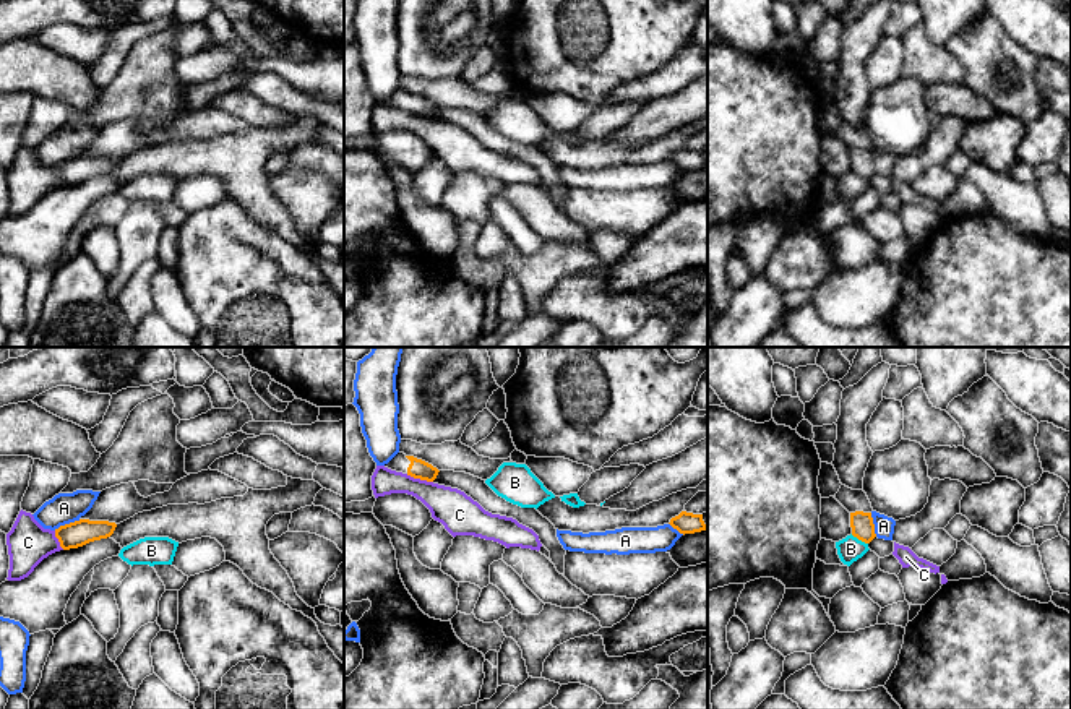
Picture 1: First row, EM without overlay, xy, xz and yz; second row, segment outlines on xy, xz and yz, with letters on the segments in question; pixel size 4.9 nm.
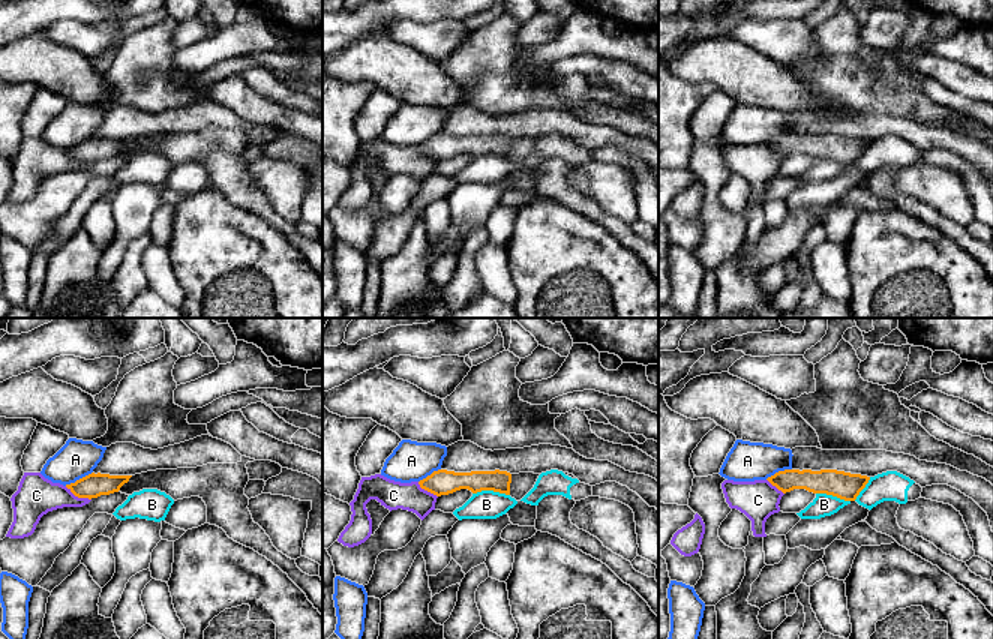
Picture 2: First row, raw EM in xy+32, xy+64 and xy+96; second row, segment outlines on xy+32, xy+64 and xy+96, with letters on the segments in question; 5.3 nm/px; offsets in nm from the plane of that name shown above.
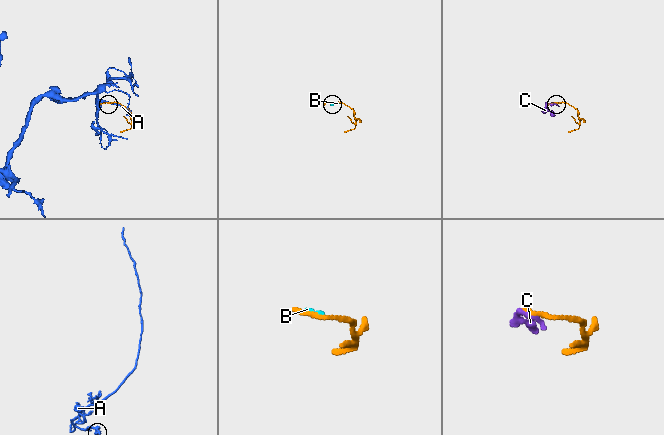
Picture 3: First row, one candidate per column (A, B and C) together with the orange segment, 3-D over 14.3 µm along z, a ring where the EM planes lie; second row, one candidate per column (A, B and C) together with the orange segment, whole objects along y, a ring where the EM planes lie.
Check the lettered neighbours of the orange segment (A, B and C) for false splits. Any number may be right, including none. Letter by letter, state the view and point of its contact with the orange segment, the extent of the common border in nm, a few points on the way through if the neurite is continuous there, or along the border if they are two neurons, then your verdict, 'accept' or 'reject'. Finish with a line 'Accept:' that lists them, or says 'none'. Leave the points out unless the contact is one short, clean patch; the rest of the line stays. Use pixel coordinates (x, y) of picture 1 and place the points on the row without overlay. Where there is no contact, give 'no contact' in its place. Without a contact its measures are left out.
A: meets orange in xy at (67, 161); contact 140 nm long; reject
B: meets orange in yz at (859, 176); contact 100 nm long; reject
C: meets orange in xz at (419, 114); contact 140 nm long; reject
Accept: none

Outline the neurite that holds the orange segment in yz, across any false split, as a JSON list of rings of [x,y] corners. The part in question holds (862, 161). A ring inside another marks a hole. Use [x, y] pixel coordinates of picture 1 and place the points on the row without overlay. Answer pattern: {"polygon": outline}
{"polygon": [[[850,149],[850,164],[852,172],[865,180],[870,180],[876,174],[871,149]]]}

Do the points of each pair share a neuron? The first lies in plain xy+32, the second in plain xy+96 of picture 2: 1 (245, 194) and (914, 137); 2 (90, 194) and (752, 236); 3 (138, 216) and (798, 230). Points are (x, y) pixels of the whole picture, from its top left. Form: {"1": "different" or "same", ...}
{"1": "different", "2": "different", "3": "different"}

